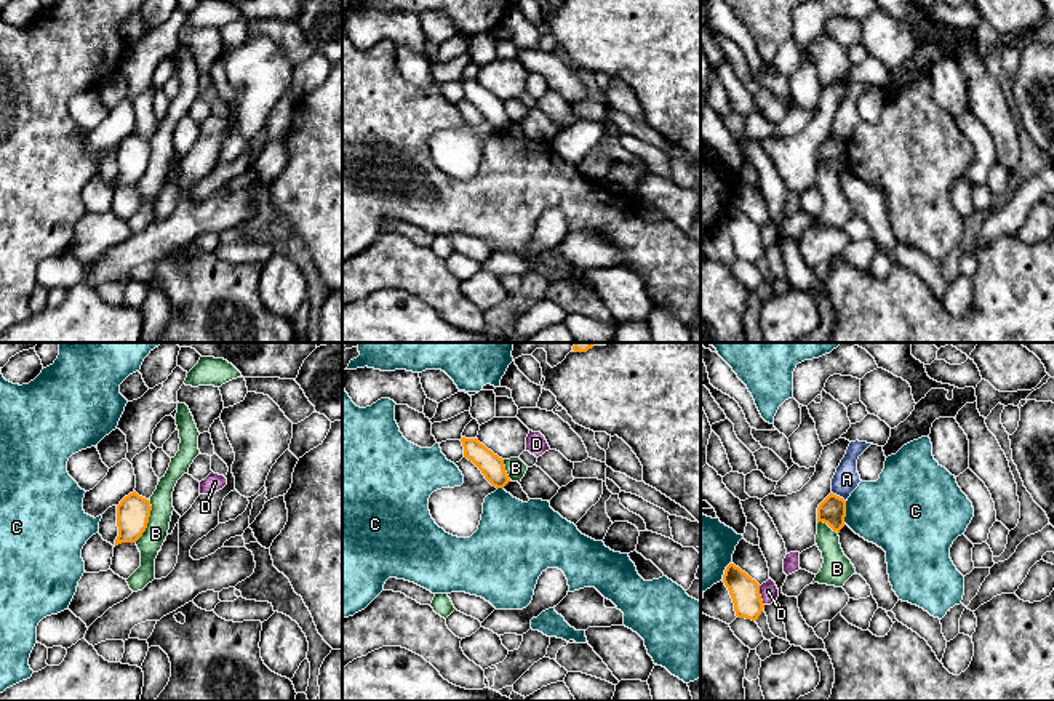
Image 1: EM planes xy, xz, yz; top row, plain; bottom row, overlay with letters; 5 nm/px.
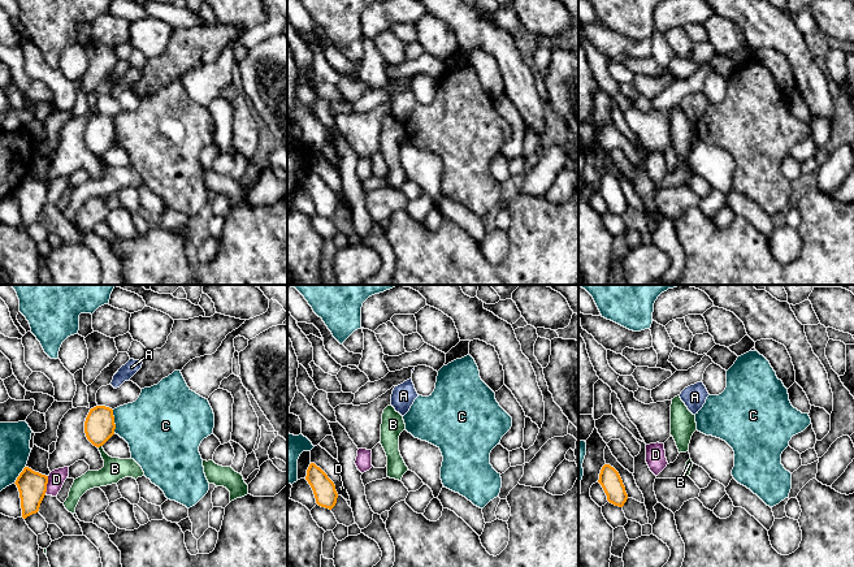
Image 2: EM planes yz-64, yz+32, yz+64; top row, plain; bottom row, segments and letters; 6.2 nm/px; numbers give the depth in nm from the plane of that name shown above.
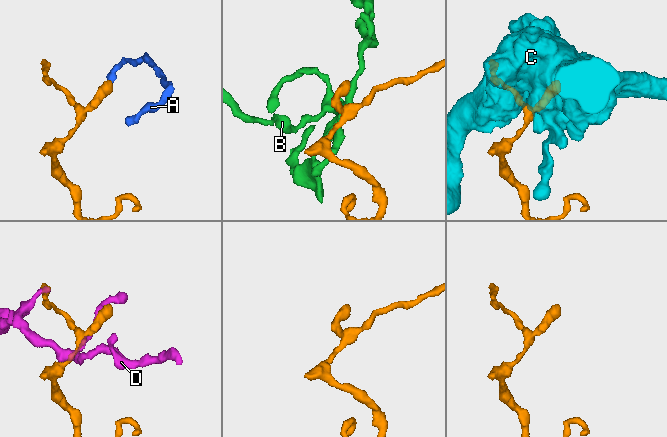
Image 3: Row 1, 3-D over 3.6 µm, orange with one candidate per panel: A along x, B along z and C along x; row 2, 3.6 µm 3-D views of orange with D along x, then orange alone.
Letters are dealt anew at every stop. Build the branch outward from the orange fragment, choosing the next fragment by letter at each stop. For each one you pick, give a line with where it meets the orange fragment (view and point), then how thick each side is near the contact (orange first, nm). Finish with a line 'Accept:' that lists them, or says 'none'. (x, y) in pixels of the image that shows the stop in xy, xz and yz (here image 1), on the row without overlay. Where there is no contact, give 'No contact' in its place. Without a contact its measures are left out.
Accept: none

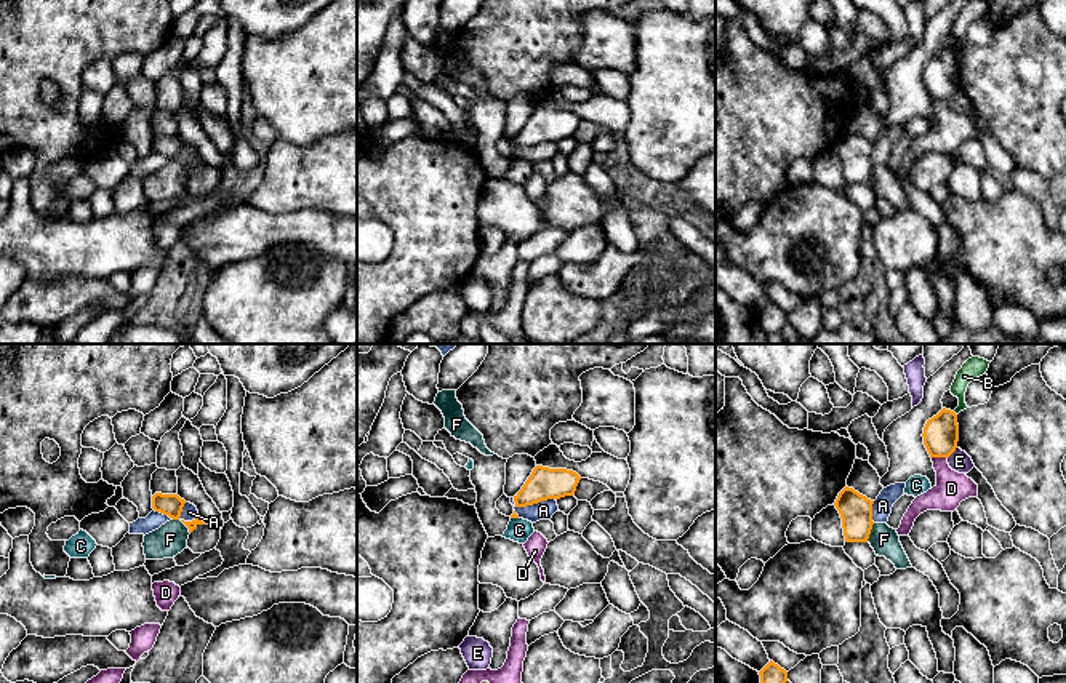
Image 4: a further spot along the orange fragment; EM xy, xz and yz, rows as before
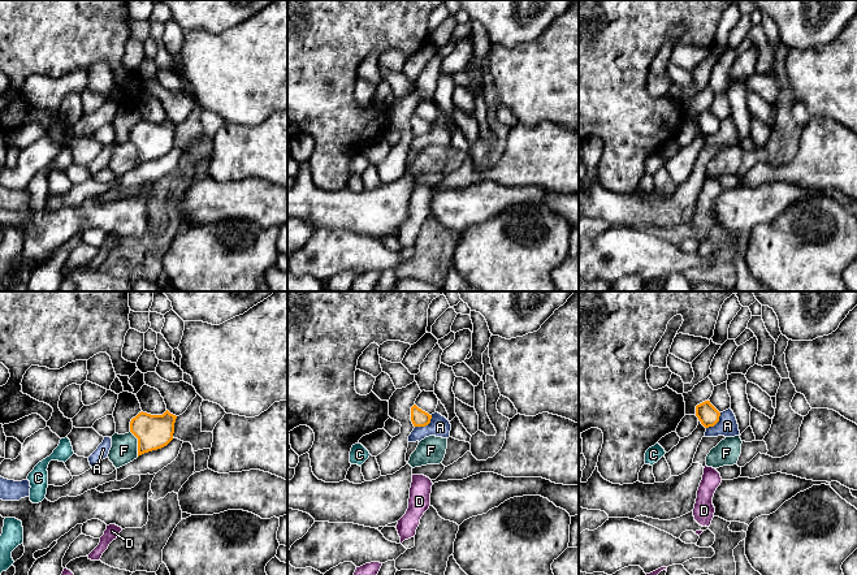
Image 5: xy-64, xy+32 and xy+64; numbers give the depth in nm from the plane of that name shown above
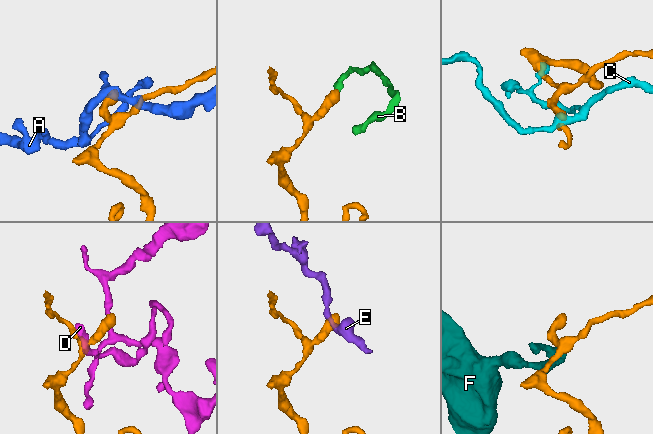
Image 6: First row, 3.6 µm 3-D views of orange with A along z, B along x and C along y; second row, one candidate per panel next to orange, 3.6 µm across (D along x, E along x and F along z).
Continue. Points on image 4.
Accept: none

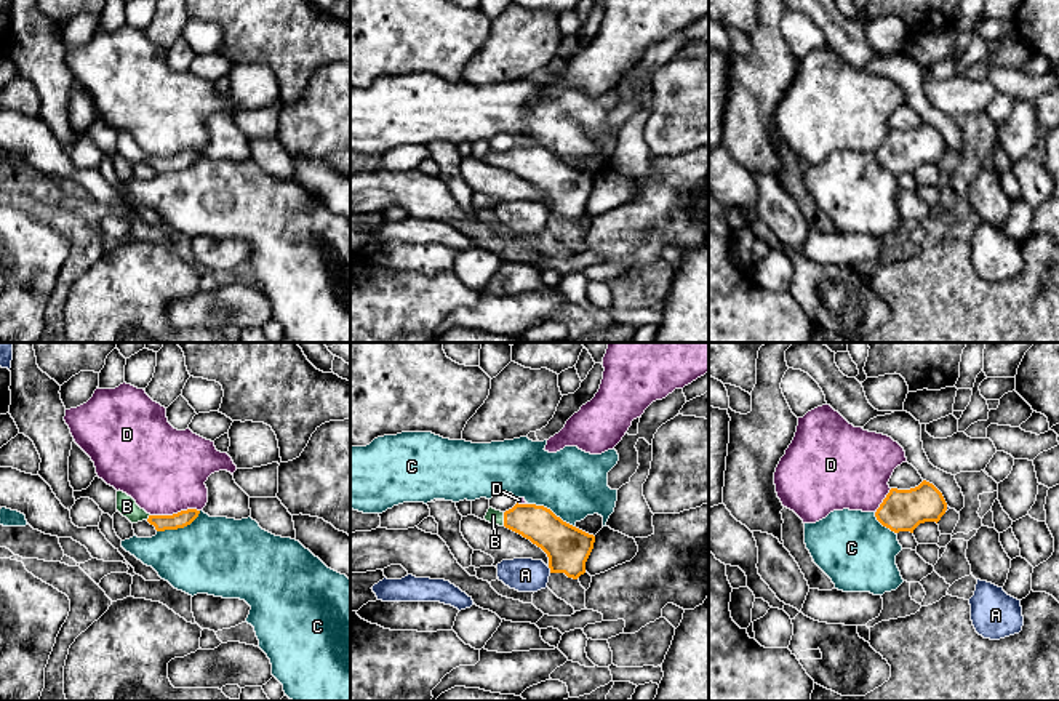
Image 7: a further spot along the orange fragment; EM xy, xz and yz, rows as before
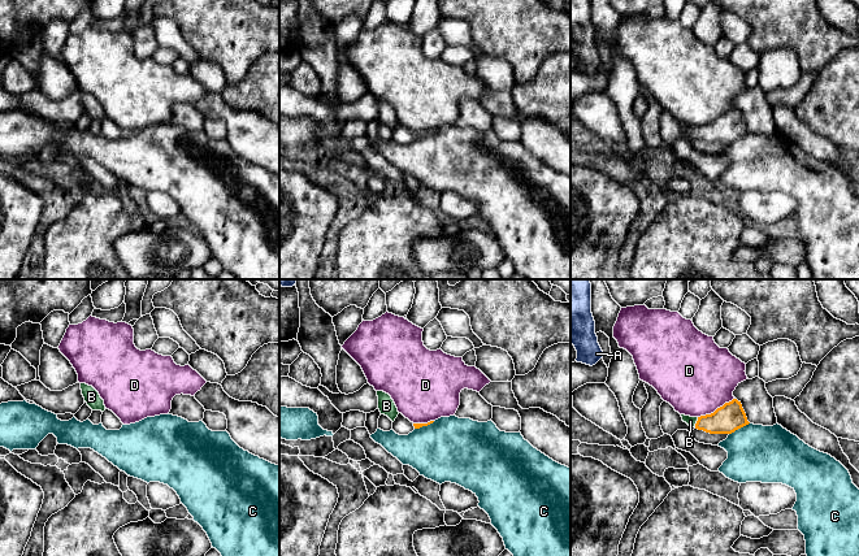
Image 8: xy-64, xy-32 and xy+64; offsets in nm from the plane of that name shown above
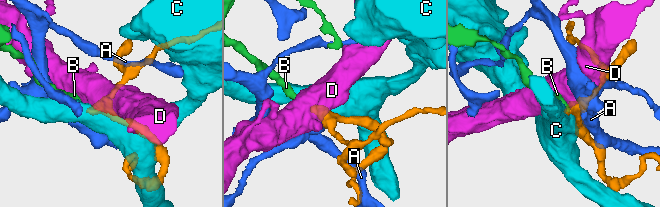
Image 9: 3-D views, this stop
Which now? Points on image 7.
B: Touches orange at xz (504, 160). Thickness 190 nm (orange) against 70 nm
Accept: B

